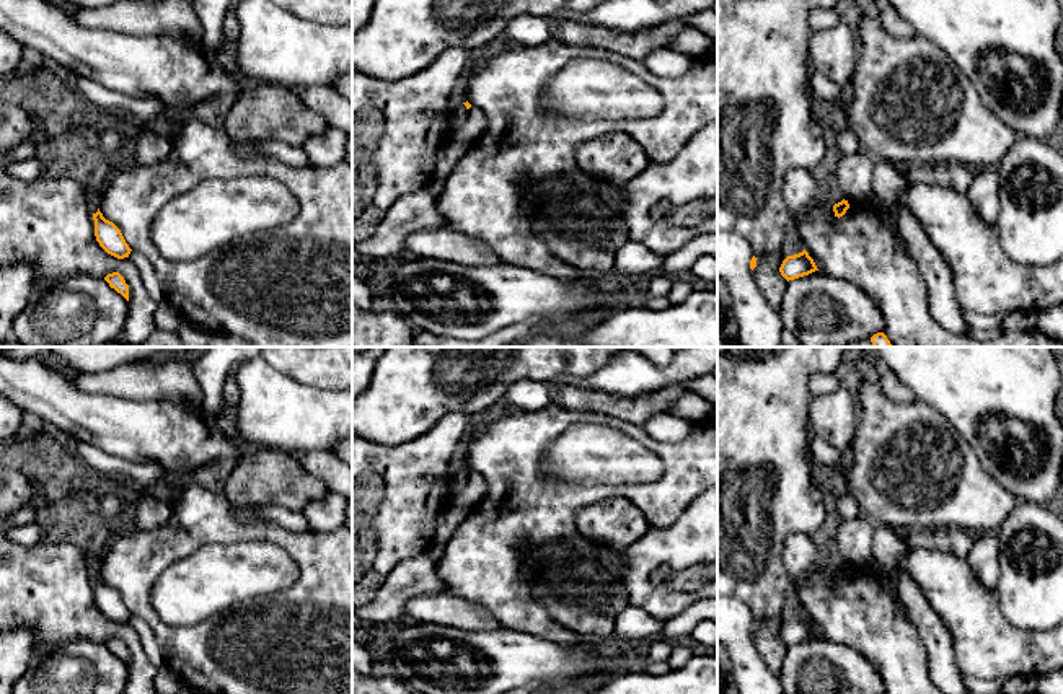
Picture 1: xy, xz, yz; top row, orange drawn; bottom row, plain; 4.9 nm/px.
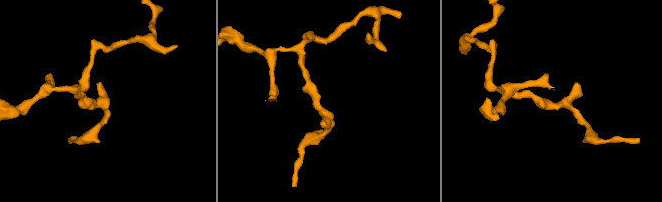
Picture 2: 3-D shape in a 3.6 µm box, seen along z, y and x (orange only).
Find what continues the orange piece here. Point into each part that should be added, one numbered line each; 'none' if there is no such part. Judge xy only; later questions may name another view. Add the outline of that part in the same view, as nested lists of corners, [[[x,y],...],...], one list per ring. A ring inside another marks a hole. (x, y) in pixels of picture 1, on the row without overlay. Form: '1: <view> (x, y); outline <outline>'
none

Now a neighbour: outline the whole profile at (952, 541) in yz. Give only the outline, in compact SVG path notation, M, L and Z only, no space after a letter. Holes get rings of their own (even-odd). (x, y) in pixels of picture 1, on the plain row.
M911 529L906 542L911 547L942 551L965 559L973 539L962 529Z

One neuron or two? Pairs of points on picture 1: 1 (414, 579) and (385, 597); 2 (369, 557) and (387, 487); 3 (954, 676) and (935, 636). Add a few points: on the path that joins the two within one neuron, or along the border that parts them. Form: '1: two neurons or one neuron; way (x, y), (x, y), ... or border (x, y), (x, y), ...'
1: one neuron; way (408, 580), (392, 595)
2: one neuron; way (369, 540), (369, 505)
3: one neuron; way (944, 667), (939, 645)

